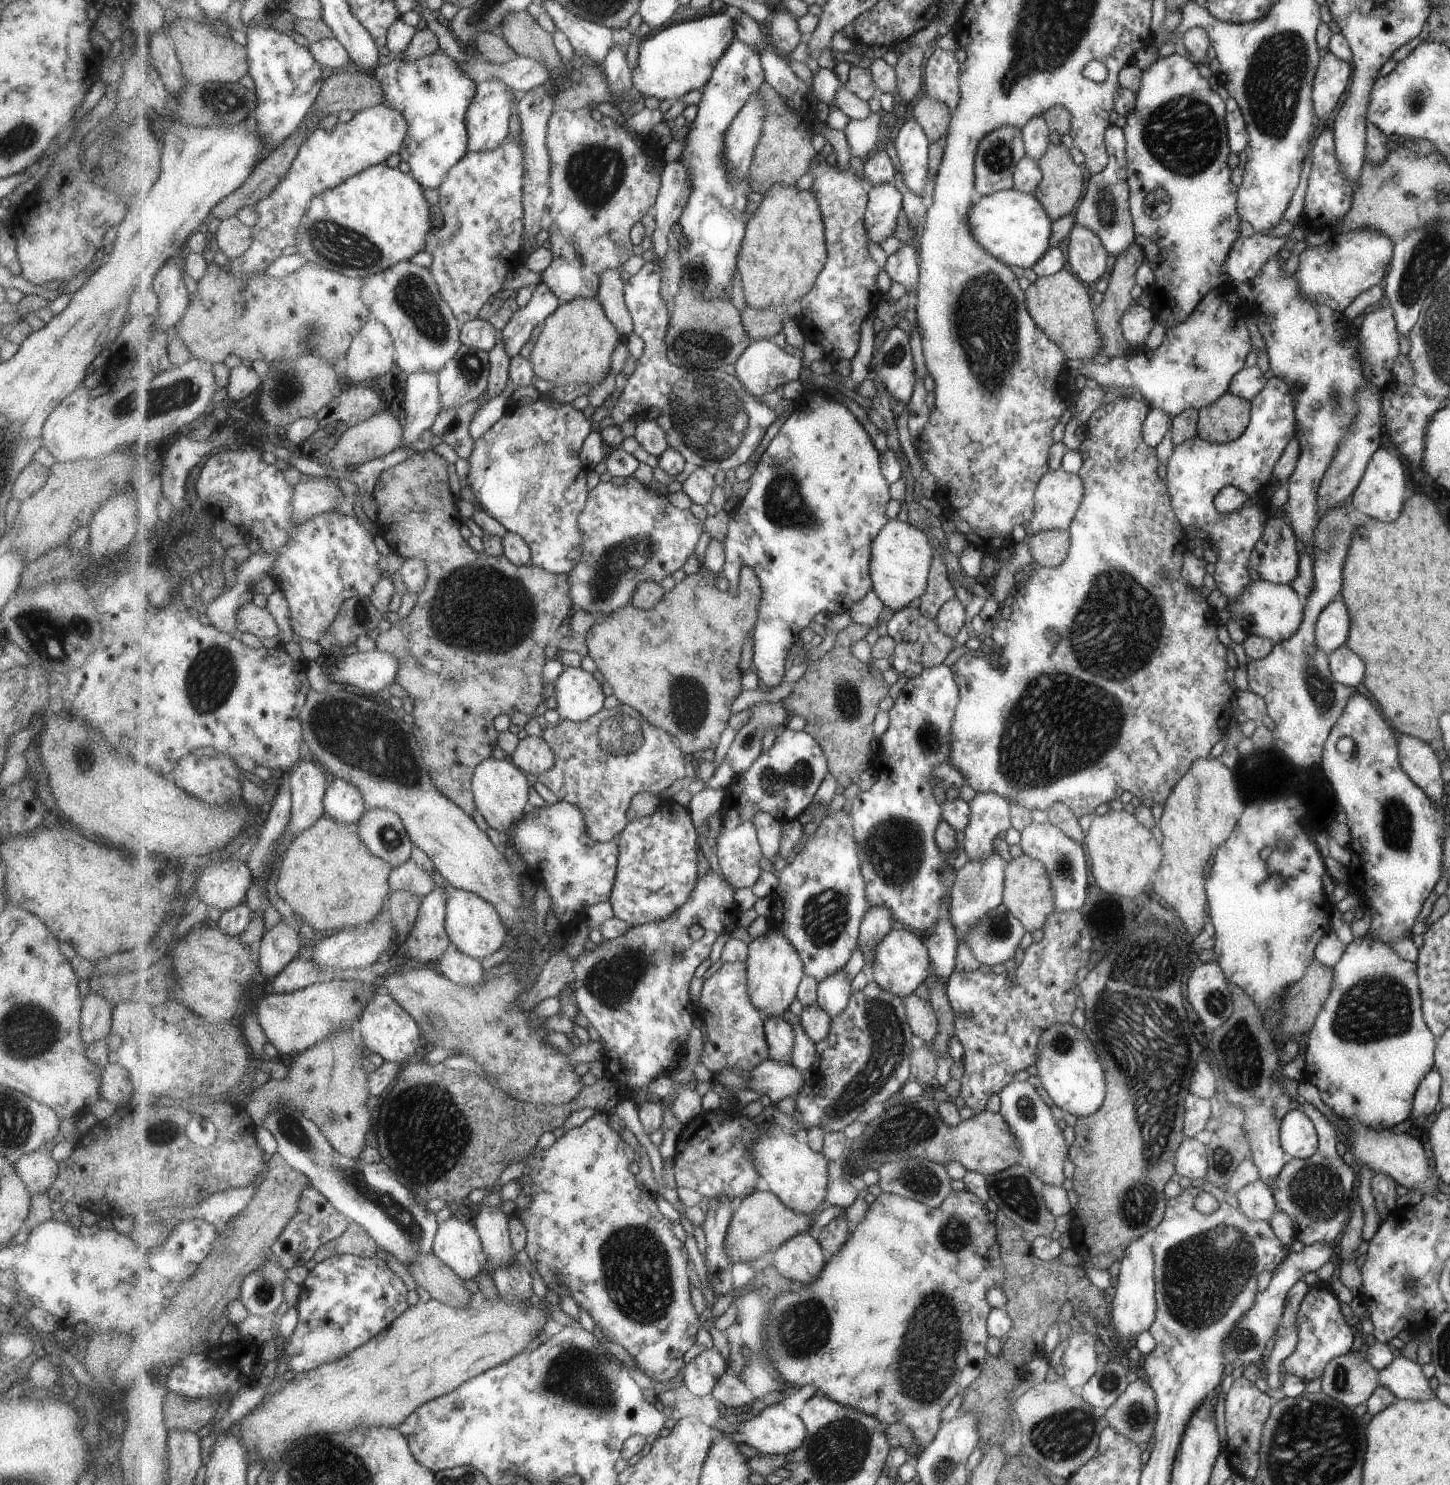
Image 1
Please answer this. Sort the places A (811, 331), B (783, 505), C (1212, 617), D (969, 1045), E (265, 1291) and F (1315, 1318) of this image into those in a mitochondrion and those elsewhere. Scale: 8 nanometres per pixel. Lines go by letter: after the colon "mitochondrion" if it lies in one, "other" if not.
A: other
B: mitochondrion
C: other
D: other
E: mitochondrion
F: other

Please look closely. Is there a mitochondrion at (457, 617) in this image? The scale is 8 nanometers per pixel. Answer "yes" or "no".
yes

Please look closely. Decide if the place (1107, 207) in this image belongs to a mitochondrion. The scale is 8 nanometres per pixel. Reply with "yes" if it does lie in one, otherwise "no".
yes

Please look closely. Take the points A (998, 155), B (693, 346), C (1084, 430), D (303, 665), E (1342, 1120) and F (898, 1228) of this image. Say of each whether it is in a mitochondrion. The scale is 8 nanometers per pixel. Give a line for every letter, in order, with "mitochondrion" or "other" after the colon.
A: mitochondrion
B: mitochondrion
C: other
D: other
E: other
F: other

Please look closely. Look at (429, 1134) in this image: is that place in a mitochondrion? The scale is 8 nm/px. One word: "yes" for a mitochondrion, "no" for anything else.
yes

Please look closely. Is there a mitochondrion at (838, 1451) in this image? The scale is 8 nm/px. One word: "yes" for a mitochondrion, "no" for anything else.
yes

